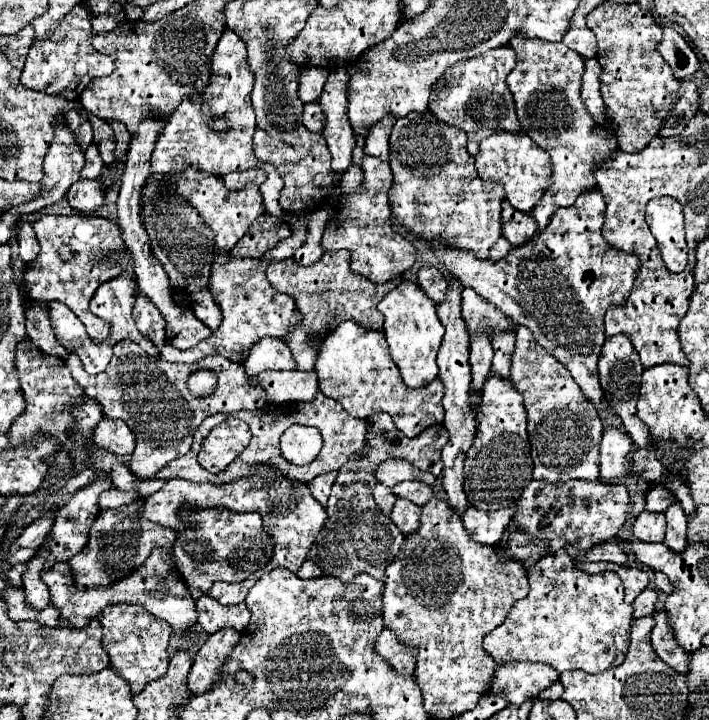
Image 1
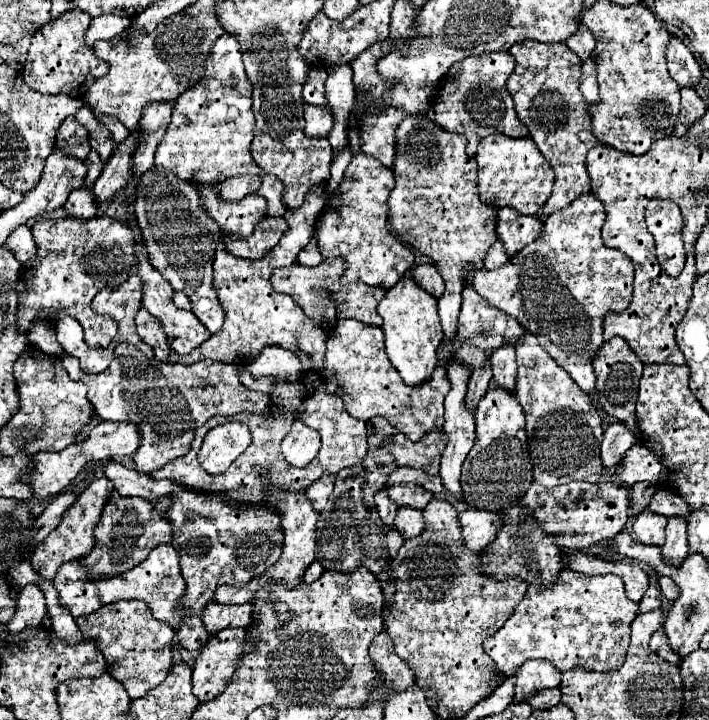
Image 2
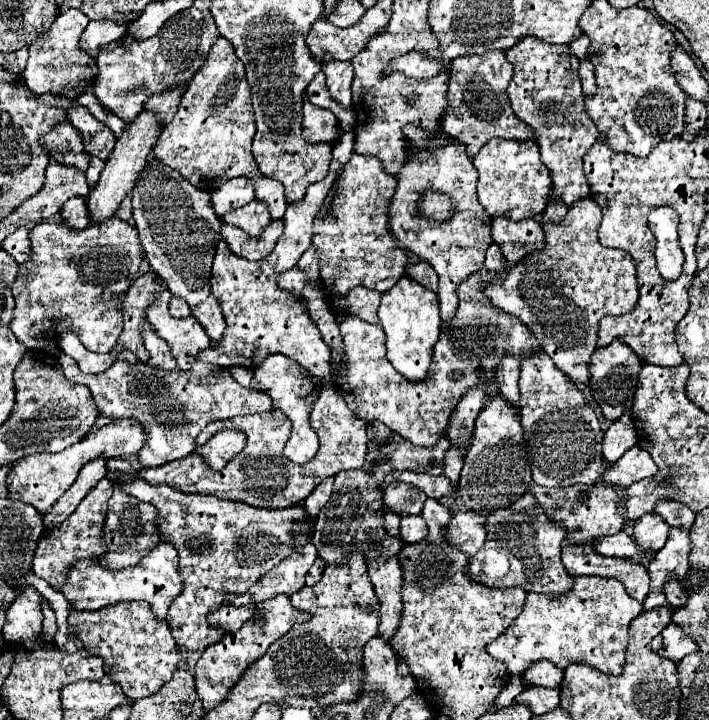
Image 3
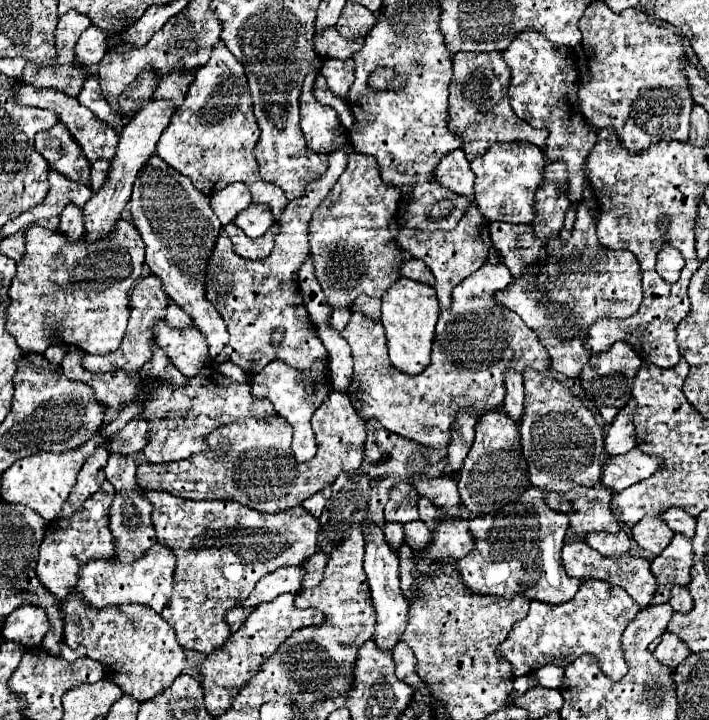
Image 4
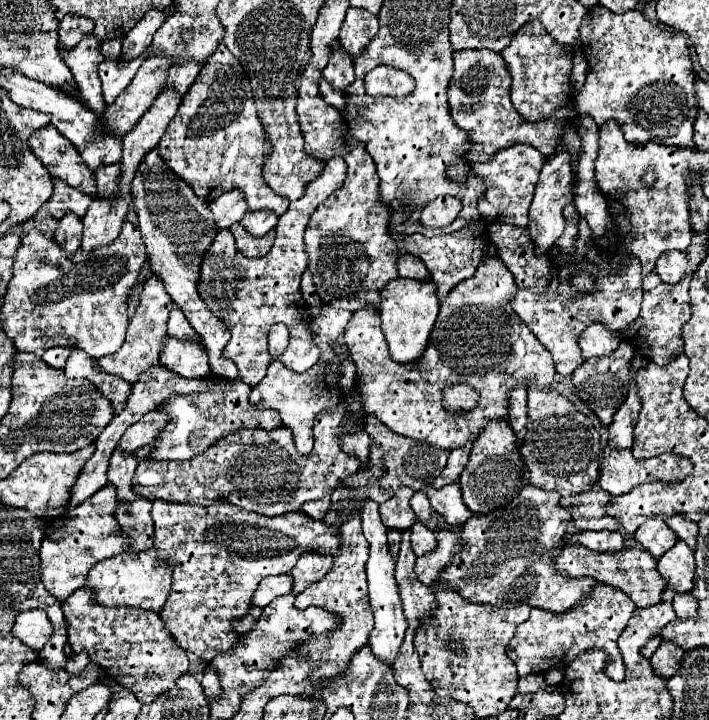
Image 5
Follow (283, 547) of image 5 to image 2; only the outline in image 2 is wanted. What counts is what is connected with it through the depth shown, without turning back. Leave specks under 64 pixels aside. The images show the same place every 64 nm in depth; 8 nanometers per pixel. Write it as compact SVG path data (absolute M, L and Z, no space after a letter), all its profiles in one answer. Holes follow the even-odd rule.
M104 460L104 474L112 480L120 496L142 496L150 502L162 494L176 496L168 520L174 534L172 546L180 556L180 570L186 580L186 598L182 600L182 606L190 608L190 616L176 630L176 634L186 650L198 650L210 638L204 630L200 614L204 604L214 600L216 586L244 586L248 580L266 572L280 558L282 536L280 524L276 524L276 512L268 512L266 508L232 508L230 504L220 504L220 500L206 500L186 488L180 490L172 480L154 480L114 460Z

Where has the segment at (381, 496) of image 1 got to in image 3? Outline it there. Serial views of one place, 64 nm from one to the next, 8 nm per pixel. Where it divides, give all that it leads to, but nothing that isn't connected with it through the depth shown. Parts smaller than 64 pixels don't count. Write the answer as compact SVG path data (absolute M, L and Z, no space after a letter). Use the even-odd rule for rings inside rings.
M382 506L382 520L384 520L384 528L390 536L398 536L398 526L400 526L400 514L386 510L386 506Z

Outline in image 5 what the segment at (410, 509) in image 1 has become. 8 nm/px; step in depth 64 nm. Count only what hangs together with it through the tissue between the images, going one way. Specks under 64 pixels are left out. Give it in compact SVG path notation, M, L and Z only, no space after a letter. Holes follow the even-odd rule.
M416 522L410 528L410 542L414 554L422 556L424 552L430 552L430 548L436 546L436 534L430 528L426 528L422 522Z

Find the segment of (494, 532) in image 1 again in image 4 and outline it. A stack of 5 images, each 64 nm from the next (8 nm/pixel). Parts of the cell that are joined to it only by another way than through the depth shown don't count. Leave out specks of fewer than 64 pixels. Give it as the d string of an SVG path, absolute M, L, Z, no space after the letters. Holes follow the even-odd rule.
M448 518L436 528L434 540L428 546L430 560L462 558L474 550L474 536L468 528L468 518Z

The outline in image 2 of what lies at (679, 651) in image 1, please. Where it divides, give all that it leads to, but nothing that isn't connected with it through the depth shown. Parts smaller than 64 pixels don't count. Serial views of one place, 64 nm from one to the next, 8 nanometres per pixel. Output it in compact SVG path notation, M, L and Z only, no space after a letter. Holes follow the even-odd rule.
M658 628L654 634L652 634L652 640L650 640L650 648L652 652L656 652L662 660L666 660L668 664L674 664L674 666L680 666L682 664L682 658L678 652L674 652L668 644L668 636L664 632L664 628Z

